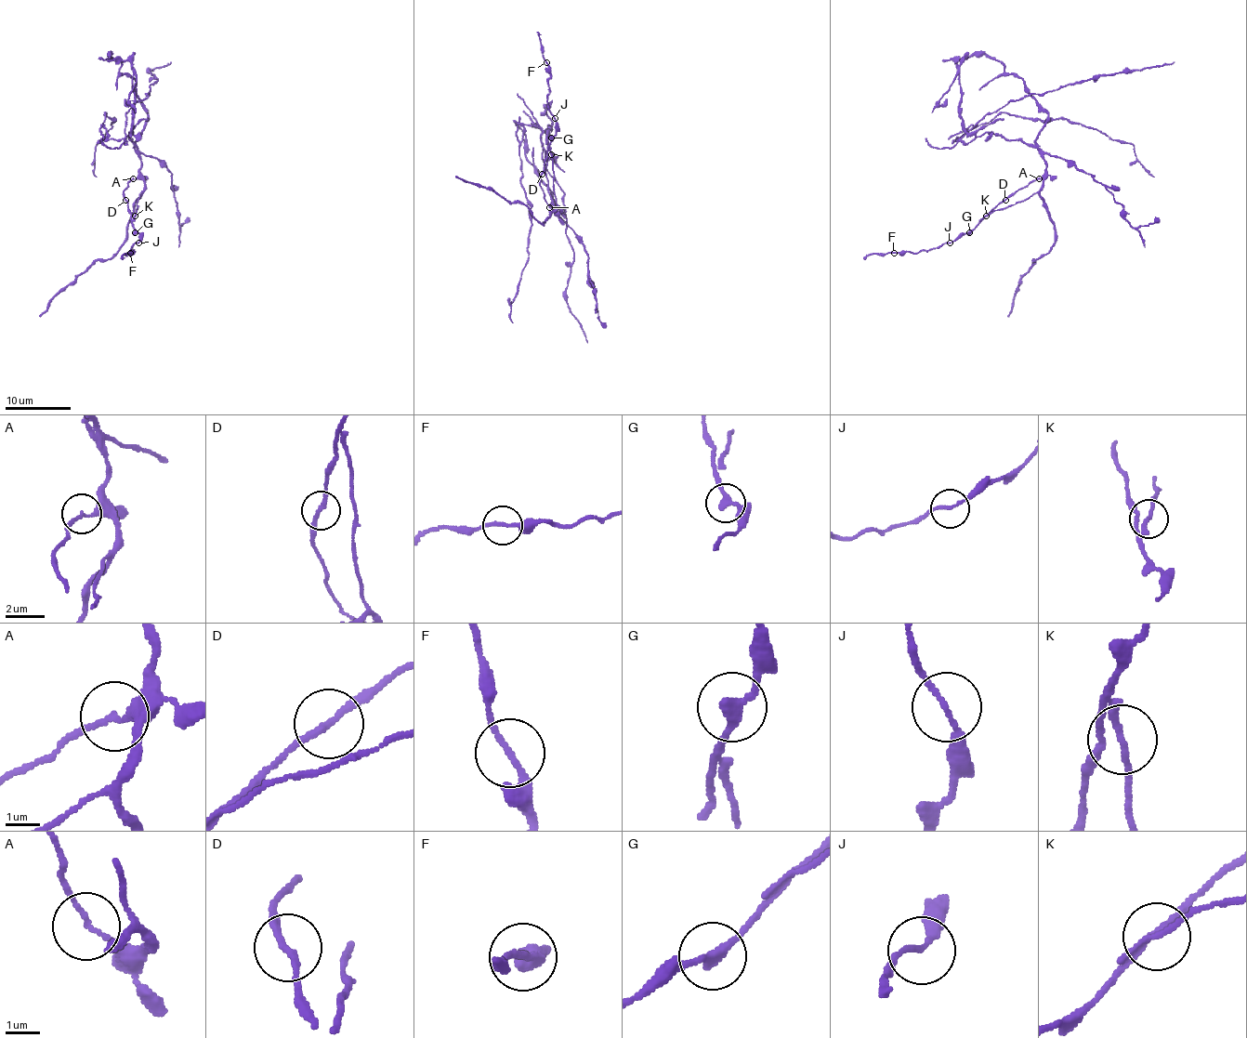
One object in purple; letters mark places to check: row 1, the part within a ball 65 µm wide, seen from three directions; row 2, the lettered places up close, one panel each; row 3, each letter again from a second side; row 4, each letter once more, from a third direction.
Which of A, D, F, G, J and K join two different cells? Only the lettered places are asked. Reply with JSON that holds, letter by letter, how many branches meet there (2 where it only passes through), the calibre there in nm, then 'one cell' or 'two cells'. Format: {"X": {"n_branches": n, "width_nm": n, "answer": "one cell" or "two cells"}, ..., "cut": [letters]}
{"A": {"n_branches": 2, "width_nm": 120, "answer": "two cells"}, "D": {"n_branches": 2, "width_nm": 190, "answer": "one cell"}, "F": {"n_branches": 2, "width_nm": 170, "answer": "one cell"}, "G": {"n_branches": 2, "width_nm": 300, "answer": "one cell"}, "J": {"n_branches": 2, "width_nm": 130, "answer": "one cell"}, "K": {"n_branches": 2, "width_nm": 150, "answer": "two cells"}, "cut": ["A", "K"]}

